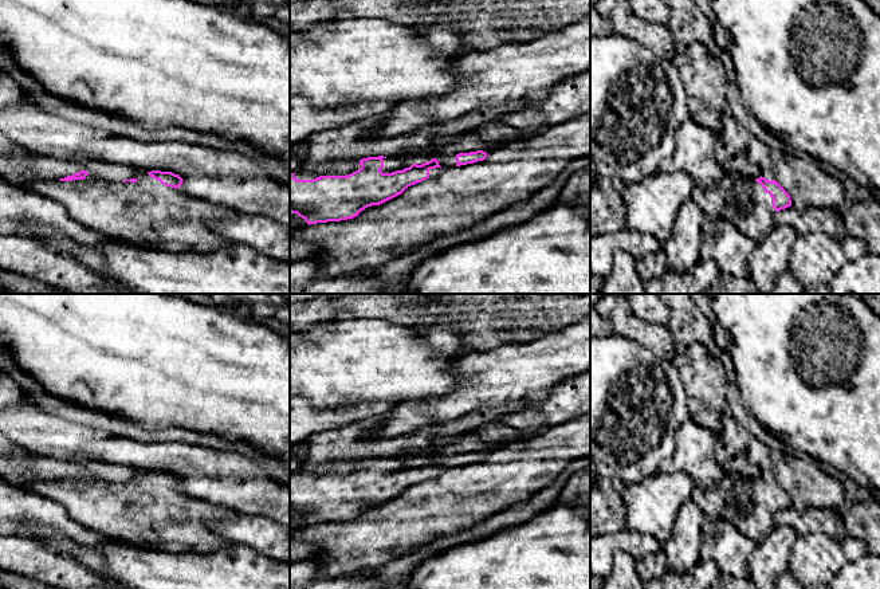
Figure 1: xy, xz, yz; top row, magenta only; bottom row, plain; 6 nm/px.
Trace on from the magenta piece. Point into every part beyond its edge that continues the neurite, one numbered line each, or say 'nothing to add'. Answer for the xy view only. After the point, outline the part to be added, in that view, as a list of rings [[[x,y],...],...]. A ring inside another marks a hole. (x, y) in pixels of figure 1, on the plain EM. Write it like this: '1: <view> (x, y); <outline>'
1: xy (148, 514); [[[91,474],[72,482],[36,479],[28,482],[24,490],[59,502],[75,522],[114,541],[178,553],[211,551],[227,543],[208,527],[208,523],[239,517],[227,507],[189,496],[180,488],[165,487],[149,475],[137,479],[135,483],[110,482]]]

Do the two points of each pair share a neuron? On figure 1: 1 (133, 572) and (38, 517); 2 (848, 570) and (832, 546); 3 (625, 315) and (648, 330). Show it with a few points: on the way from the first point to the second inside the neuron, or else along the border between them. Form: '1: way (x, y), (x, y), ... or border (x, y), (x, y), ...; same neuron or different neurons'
1: border (59, 534), (81, 546), (103, 546), (113, 540); different neurons
2: border (847, 561), (841, 566); different neurons
3: way (631, 321), (643, 330); same neuron

